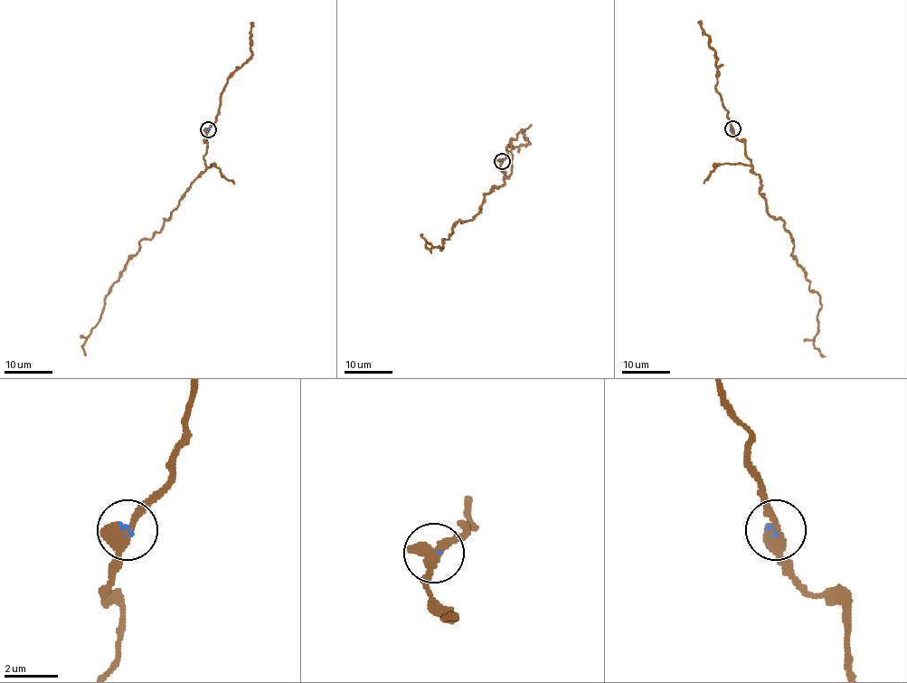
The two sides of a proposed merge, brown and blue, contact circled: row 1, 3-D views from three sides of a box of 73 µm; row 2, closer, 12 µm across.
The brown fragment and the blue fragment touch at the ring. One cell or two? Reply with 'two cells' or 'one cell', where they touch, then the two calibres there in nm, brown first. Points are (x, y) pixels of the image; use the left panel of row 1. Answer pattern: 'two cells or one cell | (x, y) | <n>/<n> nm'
one cell | (208, 129) | 440/70 nm

